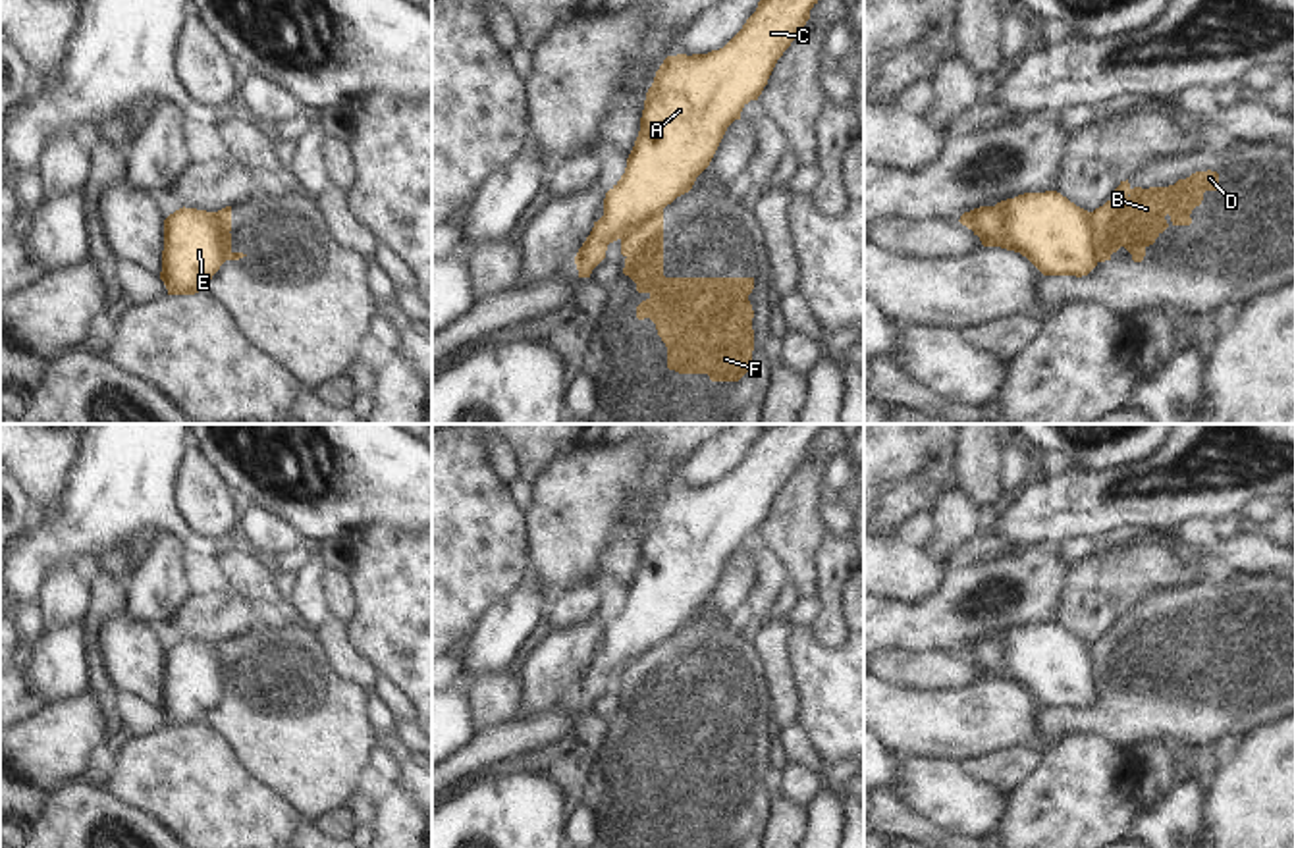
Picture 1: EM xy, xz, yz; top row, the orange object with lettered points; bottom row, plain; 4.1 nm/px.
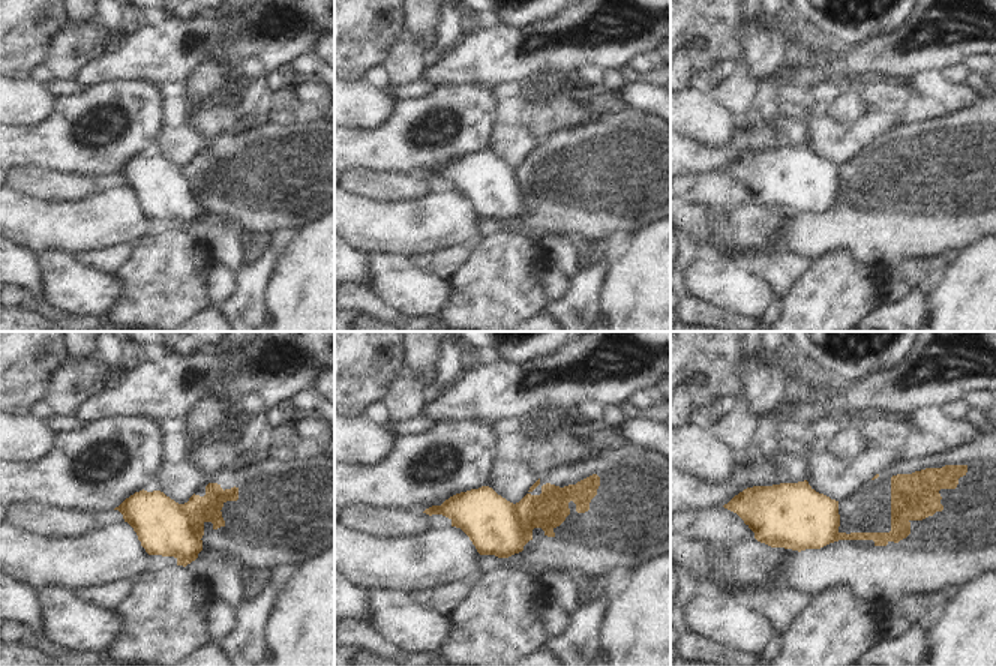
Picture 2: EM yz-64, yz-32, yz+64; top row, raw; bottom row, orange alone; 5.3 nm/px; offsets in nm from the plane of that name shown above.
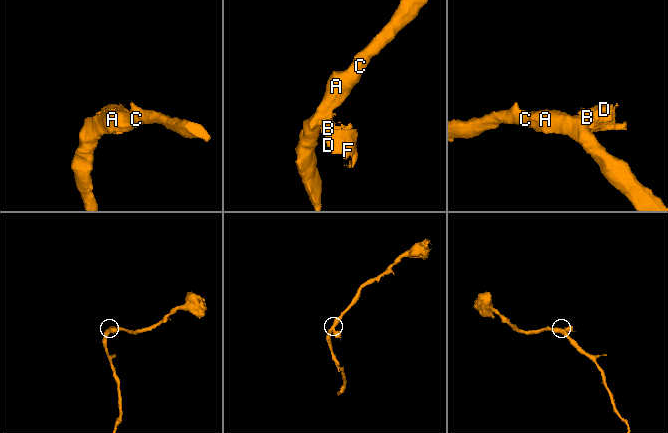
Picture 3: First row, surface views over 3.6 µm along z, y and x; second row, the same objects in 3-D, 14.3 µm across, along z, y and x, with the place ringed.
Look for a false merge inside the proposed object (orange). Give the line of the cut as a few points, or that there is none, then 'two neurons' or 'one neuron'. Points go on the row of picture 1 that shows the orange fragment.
cut xz (662, 209), (648, 218), (650, 236), (627, 234), (621, 239); two neurons

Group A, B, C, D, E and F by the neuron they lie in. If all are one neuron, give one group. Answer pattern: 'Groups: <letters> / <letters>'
Groups: A C E / B D F

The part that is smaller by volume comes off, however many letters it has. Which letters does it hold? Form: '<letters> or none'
B, D, F

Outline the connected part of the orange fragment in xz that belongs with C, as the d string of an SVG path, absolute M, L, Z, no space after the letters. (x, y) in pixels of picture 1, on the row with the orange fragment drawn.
M760 0L756 12L723 48L663 60L646 93L640 131L627 158L625 173L606 193L604 216L594 222L575 256L579 278L590 278L606 258L609 243L627 233L654 235L648 218L692 189L696 177L710 166L727 127L741 119L741 112L750 100L758 100L777 60L804 29L816 4L818 0Z

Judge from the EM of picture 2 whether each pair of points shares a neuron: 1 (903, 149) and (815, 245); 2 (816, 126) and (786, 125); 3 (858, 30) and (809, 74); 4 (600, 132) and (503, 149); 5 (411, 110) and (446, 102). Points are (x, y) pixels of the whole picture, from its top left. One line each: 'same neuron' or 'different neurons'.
1: same neuron
2: different neurons
3: different neurons
4: different neurons
5: same neuron

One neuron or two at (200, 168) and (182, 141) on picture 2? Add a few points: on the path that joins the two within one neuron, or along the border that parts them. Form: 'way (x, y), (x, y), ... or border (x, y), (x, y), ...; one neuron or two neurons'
border (210, 141), (188, 164); two neurons

